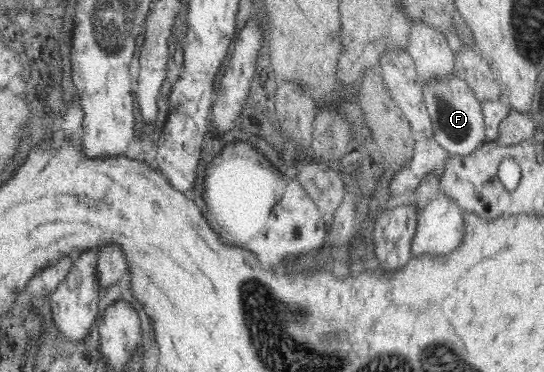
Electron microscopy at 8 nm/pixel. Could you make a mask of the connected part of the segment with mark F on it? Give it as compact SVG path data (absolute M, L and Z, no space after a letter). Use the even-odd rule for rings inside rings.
M451 74L451 80L431 80L431 86L423 88L425 104L431 114L433 140L445 149L451 156L471 155L487 142L485 134L485 119L481 111L481 103L475 97L469 85L456 75Z

